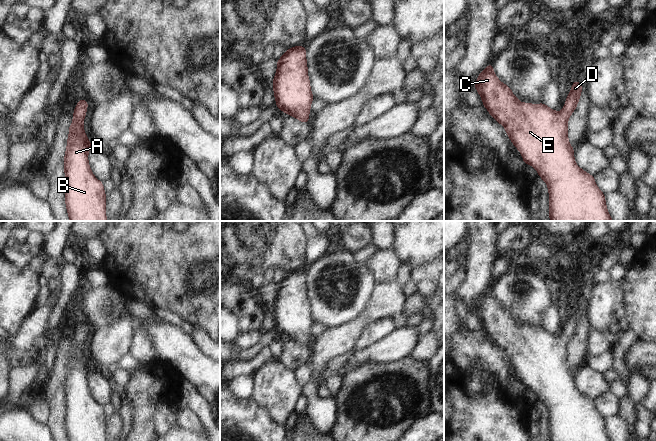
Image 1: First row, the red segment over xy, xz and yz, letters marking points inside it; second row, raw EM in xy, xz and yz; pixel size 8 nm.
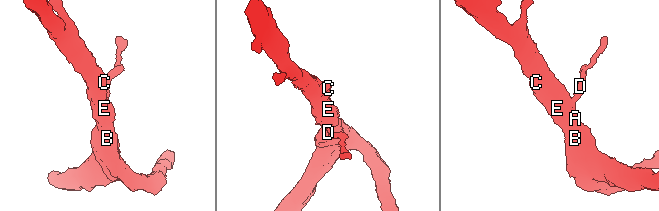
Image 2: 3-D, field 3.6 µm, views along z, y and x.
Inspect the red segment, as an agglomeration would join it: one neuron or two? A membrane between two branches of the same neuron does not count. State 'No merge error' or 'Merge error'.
No merge error

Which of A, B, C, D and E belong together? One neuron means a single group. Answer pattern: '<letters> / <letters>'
A B C D E

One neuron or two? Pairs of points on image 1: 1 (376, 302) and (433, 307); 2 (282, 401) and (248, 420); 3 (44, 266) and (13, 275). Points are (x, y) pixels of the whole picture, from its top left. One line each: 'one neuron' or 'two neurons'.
1: two neurons
2: two neurons
3: two neurons

